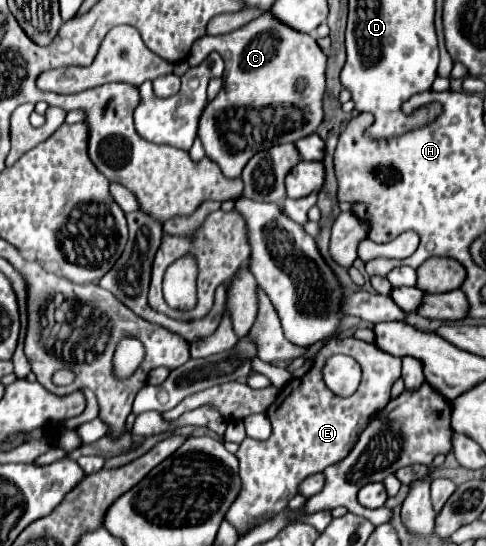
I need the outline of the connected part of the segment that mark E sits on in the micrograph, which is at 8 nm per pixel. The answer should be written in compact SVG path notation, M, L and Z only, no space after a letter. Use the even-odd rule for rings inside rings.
M329 338L323 348L317 352L315 356L315 364L311 366L311 370L303 376L303 378L293 378L289 380L277 400L273 402L273 406L269 406L267 410L267 418L271 420L271 426L273 426L273 432L267 440L253 440L253 438L245 438L239 446L239 450L235 452L237 460L239 460L239 478L241 478L241 490L233 502L233 506L227 510L227 518L229 522L235 526L235 528L241 528L241 526L253 526L255 518L261 518L261 514L265 514L265 510L273 510L273 512L281 512L289 498L293 498L297 494L297 486L301 480L305 480L307 476L311 474L317 474L317 472L323 472L327 466L343 460L351 450L353 446L357 444L359 440L359 434L369 426L369 422L377 416L377 412L381 412L387 402L389 402L389 392L391 392L391 386L395 384L395 380L401 376L401 358L393 358L391 354L385 354L381 350L375 350L373 344L369 342L361 342L361 340L355 340L355 338ZM333 354L347 354L351 358L357 358L359 366L361 366L361 372L363 372L363 378L361 378L361 384L357 388L357 392L349 398L343 398L343 396L337 396L333 394L325 382L323 382L323 376L321 376L321 368L325 364L325 360Z

